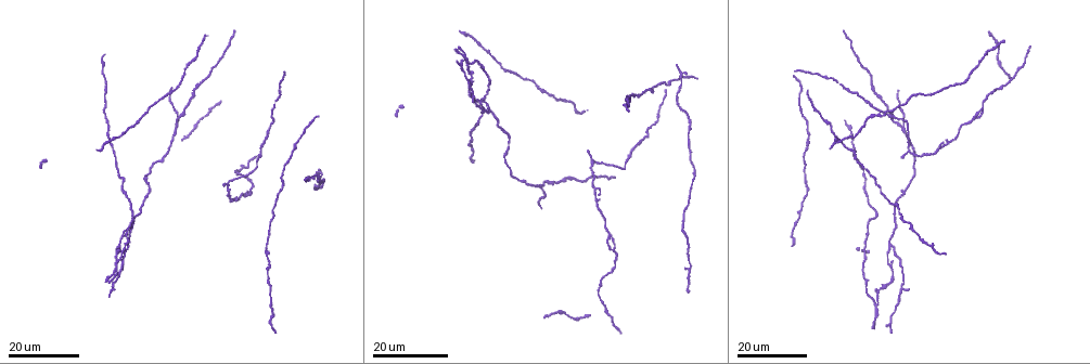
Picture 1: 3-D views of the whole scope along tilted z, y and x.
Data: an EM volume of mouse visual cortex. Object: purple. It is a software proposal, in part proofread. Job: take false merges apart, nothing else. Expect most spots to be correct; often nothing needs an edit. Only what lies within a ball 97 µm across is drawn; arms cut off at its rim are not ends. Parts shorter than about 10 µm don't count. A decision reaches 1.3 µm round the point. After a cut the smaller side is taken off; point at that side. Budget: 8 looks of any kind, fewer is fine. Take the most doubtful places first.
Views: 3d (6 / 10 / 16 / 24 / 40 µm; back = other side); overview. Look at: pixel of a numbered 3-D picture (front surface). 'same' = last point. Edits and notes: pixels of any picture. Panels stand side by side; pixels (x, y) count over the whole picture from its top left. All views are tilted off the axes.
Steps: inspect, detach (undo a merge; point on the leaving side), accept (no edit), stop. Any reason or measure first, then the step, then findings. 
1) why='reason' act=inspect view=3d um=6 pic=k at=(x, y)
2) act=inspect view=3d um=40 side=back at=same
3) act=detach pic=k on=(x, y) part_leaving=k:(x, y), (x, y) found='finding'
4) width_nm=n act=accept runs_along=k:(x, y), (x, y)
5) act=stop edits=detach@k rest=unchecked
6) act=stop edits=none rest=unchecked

why='arms part here' act=inspect view=3d um=24 pic=1 at=(910, 150)

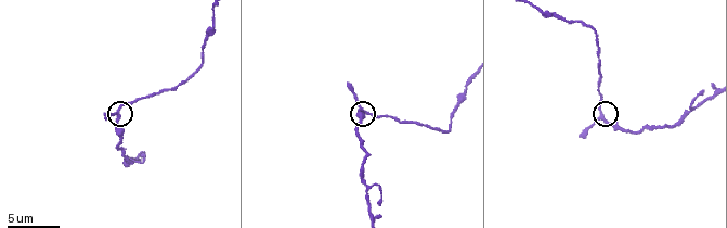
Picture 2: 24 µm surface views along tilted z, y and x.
act=inspect view=3d um=10 pic=2 at=(602, 119)

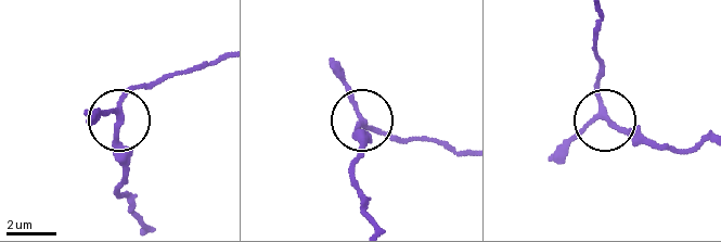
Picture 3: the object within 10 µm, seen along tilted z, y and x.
arms=3 act=accept runs_along=3:(86, 111), (114, 112), (123, 182) found='continuous, no second neuron'

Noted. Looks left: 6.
why='sudden change in width' act=inspect view=3d um=16 pic=1 at=(606, 310)

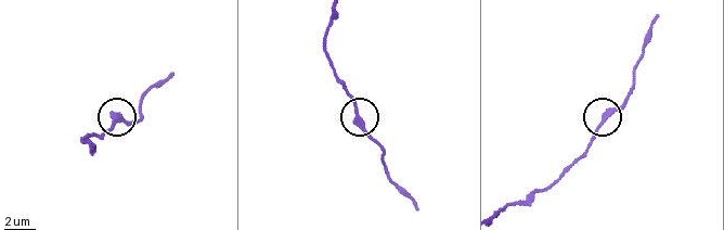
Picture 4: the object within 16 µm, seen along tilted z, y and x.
act=inspect view=3d um=10 pic=4 at=(604, 119)

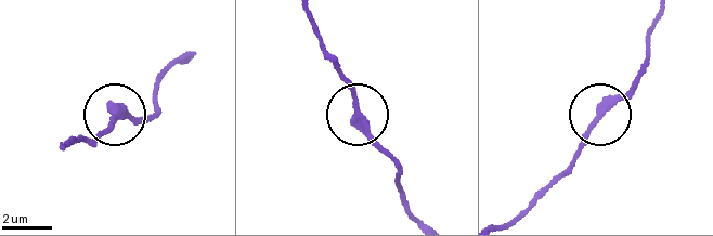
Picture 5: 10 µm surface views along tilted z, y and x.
act=inspect view=3d um=10 side=back pic=5 at=(112, 112)

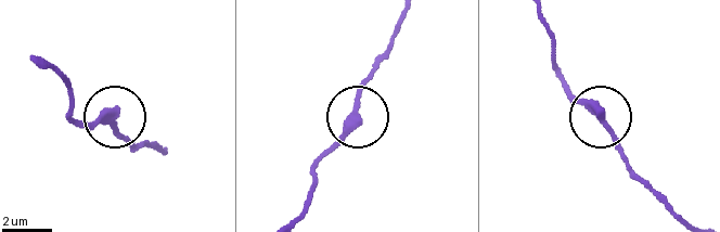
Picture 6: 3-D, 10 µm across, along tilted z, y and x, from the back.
act=accept found='all the same neuron'

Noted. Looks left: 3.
why='side arm on a straight run' act=inspect view=3d um=16 pic=2 at=(690, 112)

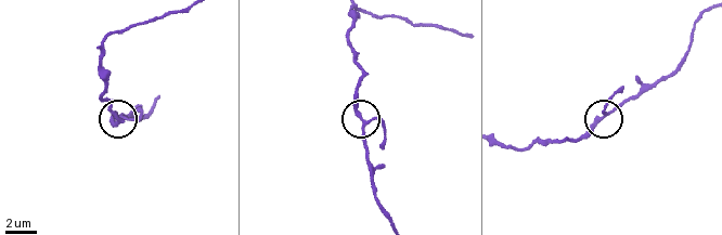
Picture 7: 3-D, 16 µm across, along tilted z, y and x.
act=accept found='all the same neuron'

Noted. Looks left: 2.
act=stop edits=none rest=unchecked

